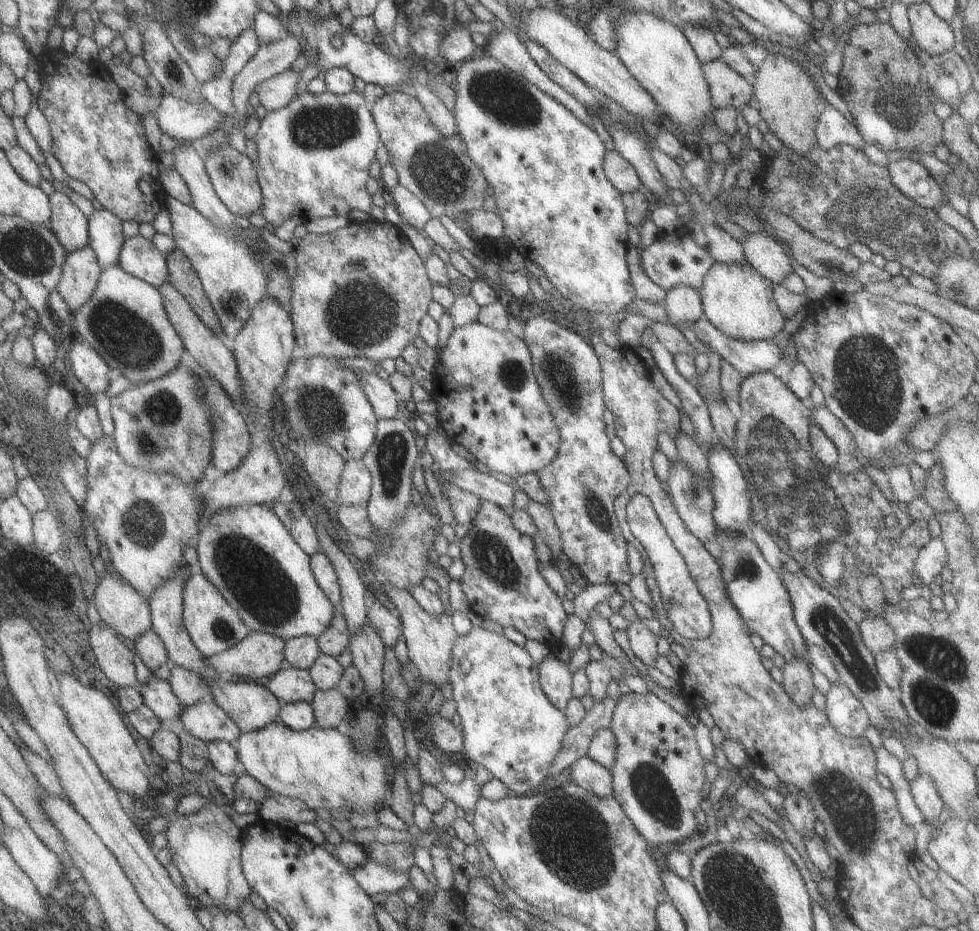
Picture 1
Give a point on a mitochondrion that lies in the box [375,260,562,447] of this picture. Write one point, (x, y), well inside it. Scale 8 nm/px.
(513, 374)

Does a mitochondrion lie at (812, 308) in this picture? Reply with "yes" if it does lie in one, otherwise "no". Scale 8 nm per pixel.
no

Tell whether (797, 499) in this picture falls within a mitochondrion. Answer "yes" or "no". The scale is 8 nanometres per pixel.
yes

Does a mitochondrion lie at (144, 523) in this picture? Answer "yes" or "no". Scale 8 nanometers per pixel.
yes

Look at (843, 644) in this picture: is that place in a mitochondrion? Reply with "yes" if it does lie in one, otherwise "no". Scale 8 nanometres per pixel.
yes

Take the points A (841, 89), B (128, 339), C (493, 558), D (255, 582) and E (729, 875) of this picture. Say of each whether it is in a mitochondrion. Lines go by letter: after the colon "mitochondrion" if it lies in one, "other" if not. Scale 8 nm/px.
A: other
B: mitochondrion
C: mitochondrion
D: mitochondrion
E: mitochondrion

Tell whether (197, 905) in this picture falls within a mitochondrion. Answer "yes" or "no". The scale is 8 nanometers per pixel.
no

